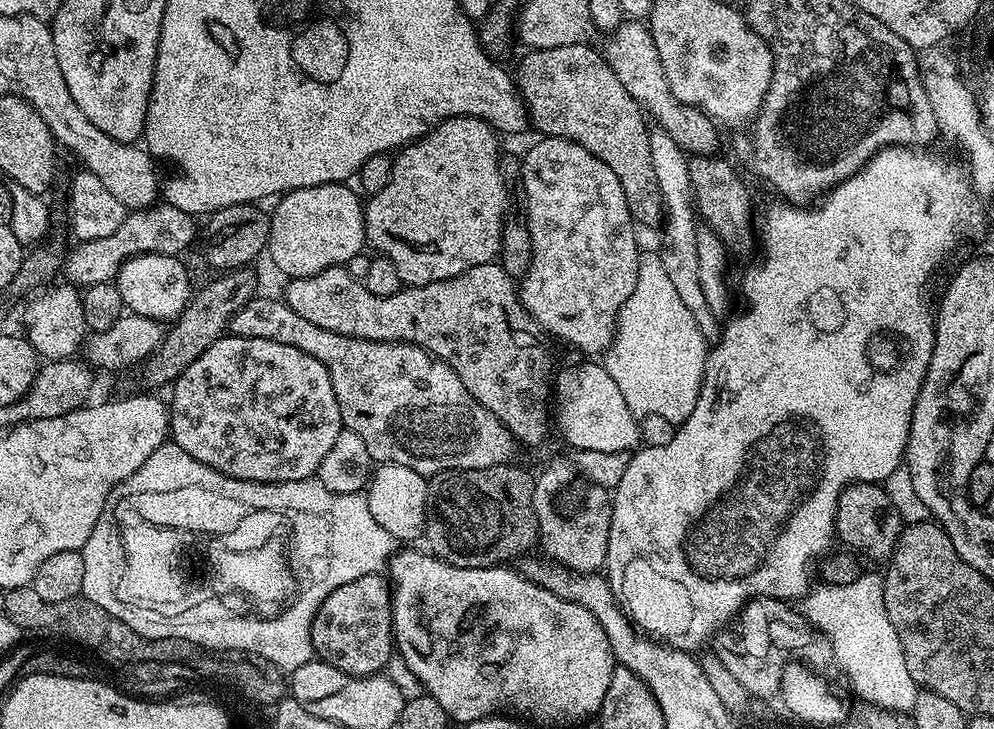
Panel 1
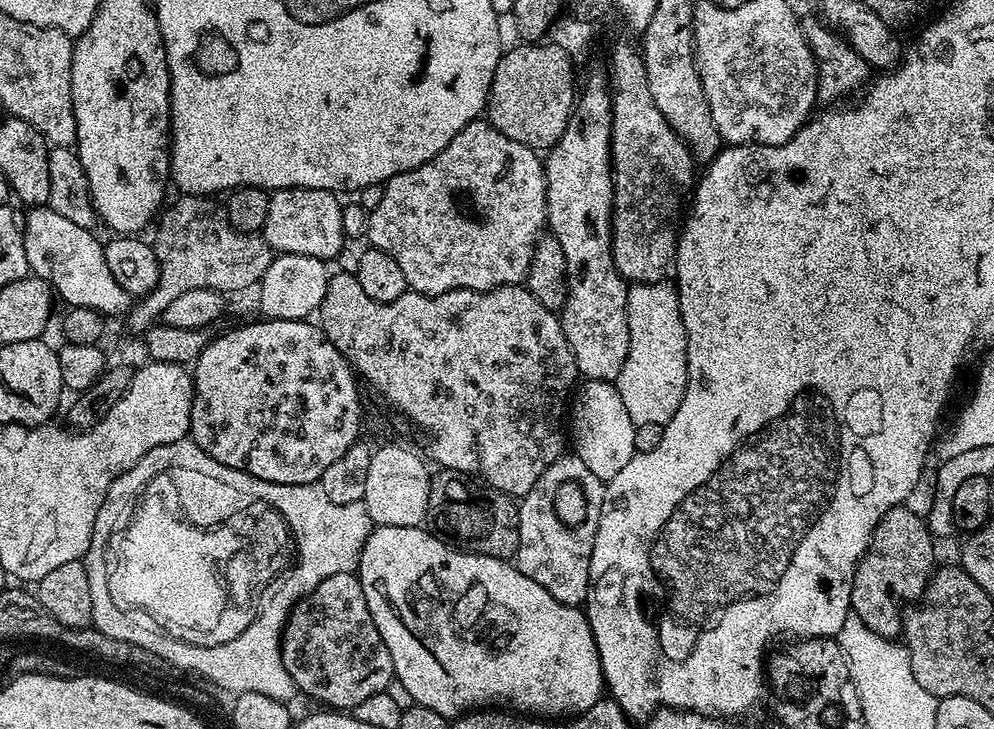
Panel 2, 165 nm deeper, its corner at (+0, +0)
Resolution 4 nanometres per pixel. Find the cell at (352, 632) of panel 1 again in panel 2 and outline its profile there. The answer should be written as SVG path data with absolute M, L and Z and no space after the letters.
M350 572L330 574L330 578L323 580L310 595L298 601L292 607L292 613L288 615L288 621L284 623L284 632L280 635L280 653L282 654L282 662L286 666L290 678L295 682L297 689L301 693L305 692L312 700L321 700L324 703L321 705L332 710L354 710L359 704L366 702L366 698L371 698L373 694L387 692L388 684L394 679L390 650L386 650L386 642L382 642L382 634L378 634L378 626L374 626L374 618L370 618L370 606L366 606L366 594L362 594L360 577Z

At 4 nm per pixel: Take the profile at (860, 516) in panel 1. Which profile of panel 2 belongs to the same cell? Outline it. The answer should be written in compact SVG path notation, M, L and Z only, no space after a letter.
M905 506L891 508L876 523L868 550L855 564L852 574L852 612L875 634L889 638L901 635L902 609L919 601L937 567L936 548L932 544L936 545L927 519Z

